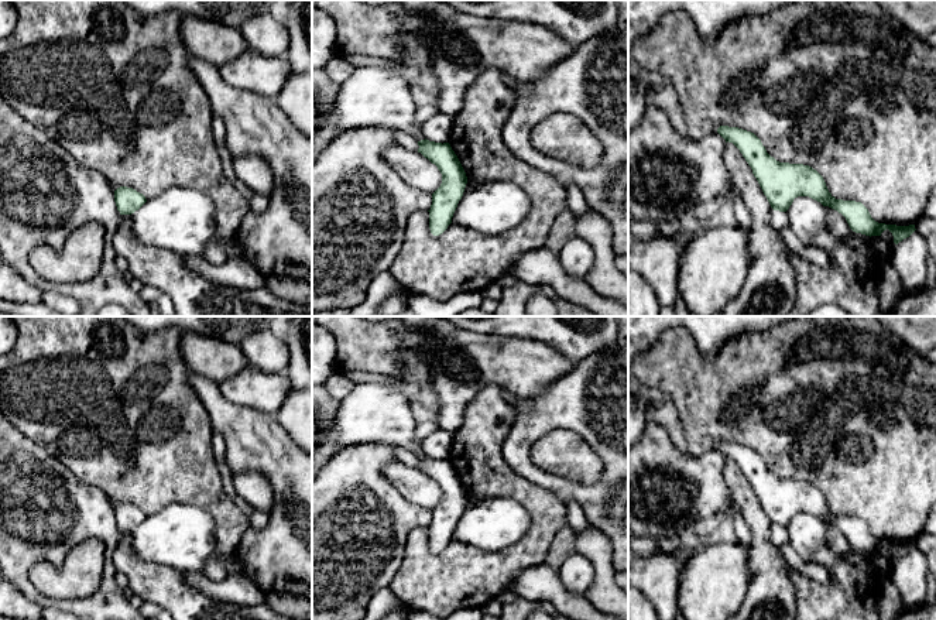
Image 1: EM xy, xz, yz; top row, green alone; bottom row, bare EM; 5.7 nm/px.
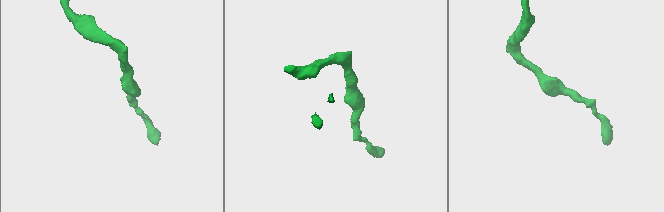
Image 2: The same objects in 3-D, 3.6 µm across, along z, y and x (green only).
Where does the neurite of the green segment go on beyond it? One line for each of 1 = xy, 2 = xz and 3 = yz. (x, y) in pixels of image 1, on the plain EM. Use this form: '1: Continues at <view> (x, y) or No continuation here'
1: No continuation here
2: No continuation here
3: No continuation here

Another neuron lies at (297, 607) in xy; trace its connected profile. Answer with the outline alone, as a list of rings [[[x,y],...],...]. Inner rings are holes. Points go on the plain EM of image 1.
[[[264,593],[264,603],[274,612],[294,620],[312,620],[312,600],[306,597]]]

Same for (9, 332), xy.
[[[0,316],[0,356],[7,354],[17,342],[18,329],[11,316]]]

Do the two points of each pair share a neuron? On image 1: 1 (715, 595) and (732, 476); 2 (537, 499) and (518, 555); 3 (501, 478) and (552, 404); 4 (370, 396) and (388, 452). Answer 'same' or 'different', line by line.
1: different
2: same
3: different
4: different

